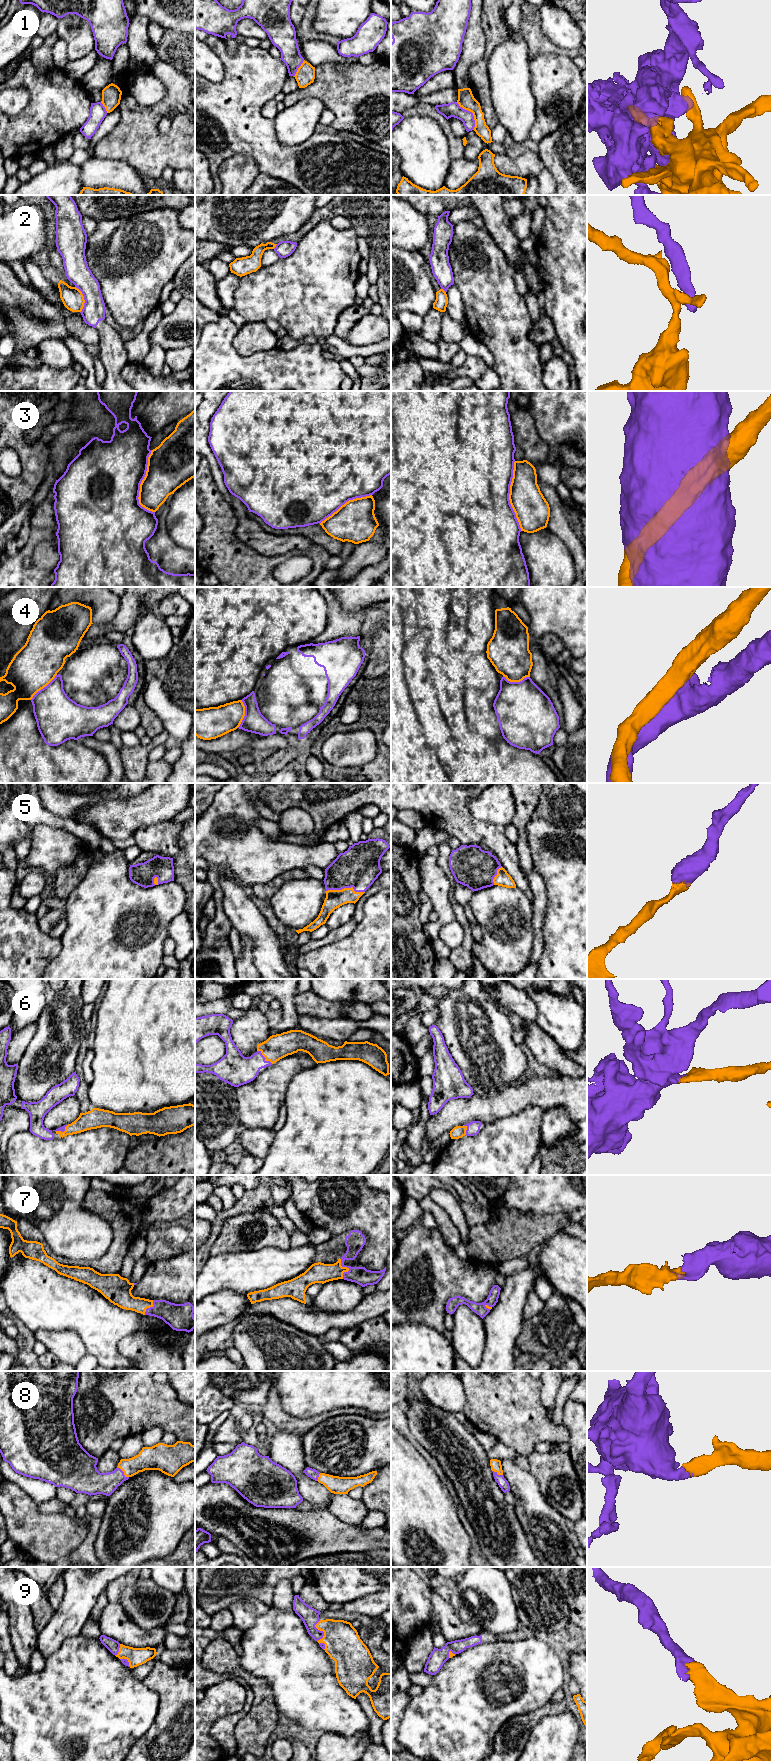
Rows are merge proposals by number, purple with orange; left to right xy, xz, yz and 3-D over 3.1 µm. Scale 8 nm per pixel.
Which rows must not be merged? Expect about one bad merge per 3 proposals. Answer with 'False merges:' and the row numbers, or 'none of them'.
False merges: 1, 2, 3

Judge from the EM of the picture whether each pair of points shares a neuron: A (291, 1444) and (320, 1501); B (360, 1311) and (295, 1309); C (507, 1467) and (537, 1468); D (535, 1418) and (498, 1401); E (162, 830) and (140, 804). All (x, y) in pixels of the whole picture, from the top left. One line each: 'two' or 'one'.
A: one
B: one
C: two
D: one
E: two

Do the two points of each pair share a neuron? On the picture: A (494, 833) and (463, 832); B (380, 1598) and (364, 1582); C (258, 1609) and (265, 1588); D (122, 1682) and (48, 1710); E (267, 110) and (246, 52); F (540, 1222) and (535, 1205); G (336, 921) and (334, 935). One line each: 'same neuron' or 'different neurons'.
A: same neuron
B: different neurons
C: different neurons
D: same neuron
E: different neurons
F: different neurons
G: different neurons

